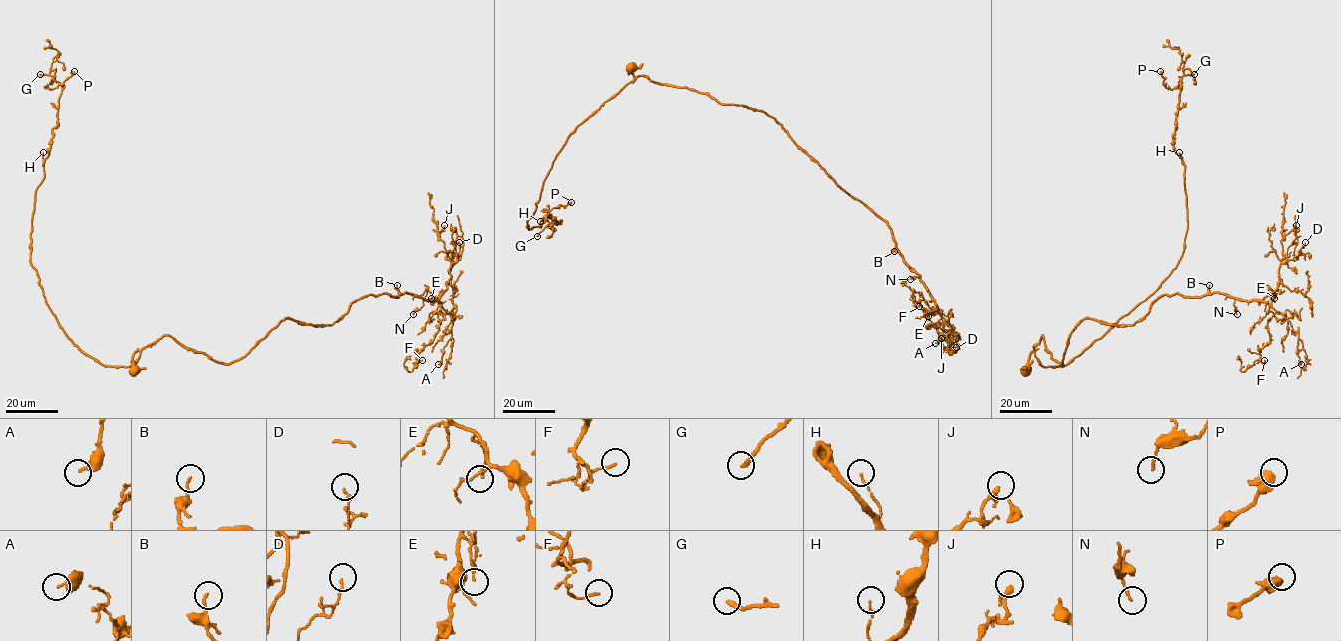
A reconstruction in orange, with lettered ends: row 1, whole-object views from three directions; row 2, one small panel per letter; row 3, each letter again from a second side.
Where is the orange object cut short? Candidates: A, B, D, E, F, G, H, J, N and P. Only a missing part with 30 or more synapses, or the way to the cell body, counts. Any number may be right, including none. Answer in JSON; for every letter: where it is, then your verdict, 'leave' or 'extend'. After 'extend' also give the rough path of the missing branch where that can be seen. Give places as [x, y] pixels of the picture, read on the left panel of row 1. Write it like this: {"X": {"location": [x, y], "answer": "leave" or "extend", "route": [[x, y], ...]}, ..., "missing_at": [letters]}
{"A": {"location": [438, 364], "answer": "leave"}, "B": {"location": [397, 285], "answer": "leave"}, "D": {"location": [459, 242], "answer": "leave"}, "E": {"location": [431, 298], "answer": "leave"}, "F": {"location": [422, 360], "answer": "leave"}, "G": {"location": [40, 74], "answer": "extend", "route": [[40, 74], [41, 62], [32, 53], [25, 34]]}, "H": {"location": [43, 152], "answer": "leave"}, "J": {"location": [444, 225], "answer": "leave"}, "N": {"location": [413, 314], "answer": "leave"}, "P": {"location": [74, 71], "answer": "leave"}, "missing_at": ["G"]}

